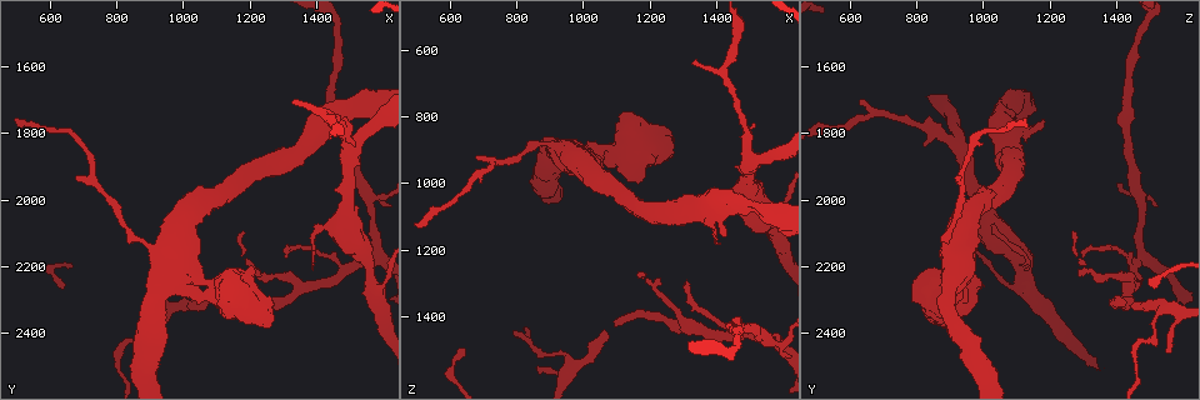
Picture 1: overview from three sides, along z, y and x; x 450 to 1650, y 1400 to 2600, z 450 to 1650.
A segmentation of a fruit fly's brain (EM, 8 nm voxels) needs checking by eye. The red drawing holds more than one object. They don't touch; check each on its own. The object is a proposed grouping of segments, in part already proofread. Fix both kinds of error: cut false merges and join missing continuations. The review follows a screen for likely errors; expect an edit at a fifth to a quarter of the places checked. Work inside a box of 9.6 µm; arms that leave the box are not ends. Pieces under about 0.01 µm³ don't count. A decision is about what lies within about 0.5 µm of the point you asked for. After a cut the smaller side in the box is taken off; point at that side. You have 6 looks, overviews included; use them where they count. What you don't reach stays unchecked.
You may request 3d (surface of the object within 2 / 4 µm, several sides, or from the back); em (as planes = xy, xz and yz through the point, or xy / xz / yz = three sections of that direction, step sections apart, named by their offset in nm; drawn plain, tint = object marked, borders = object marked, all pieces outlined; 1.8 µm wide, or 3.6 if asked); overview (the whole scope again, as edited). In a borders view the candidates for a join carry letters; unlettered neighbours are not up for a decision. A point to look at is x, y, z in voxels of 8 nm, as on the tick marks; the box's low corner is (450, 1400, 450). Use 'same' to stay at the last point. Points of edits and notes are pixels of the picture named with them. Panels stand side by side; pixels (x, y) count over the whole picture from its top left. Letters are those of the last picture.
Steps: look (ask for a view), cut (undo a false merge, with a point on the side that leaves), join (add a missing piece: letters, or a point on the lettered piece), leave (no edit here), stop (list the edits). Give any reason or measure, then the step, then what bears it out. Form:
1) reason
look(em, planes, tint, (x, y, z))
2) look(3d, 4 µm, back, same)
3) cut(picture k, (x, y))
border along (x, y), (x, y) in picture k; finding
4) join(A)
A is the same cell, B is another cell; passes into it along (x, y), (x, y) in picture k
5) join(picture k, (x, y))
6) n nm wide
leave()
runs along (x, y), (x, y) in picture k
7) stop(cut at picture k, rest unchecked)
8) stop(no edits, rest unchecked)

free end
look(em, planes, borders, (1080, 2310, 1440))

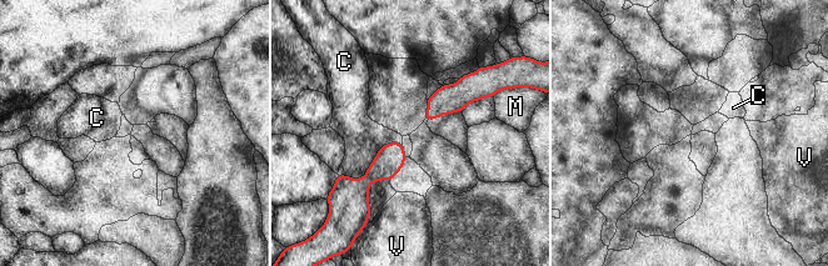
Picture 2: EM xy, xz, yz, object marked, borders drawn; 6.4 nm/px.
C touches over 460 nm
leave()
C, M and V are other cells; border along (402, 142), (338, 175) in picture 2; none of them fits

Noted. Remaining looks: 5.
look(3d, 4 µm, (870, 2460, 1570))

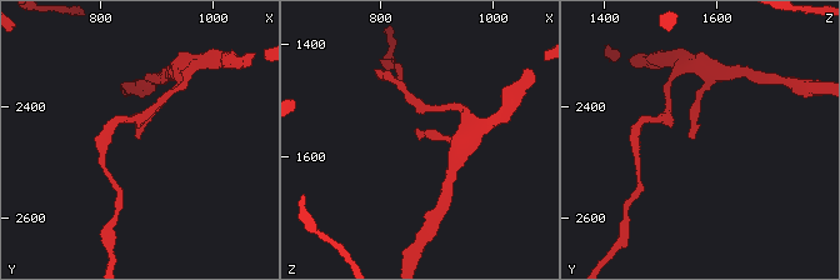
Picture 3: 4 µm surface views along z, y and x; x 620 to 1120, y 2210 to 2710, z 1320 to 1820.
look(em, planes, plain, (865, 2455, 1565))

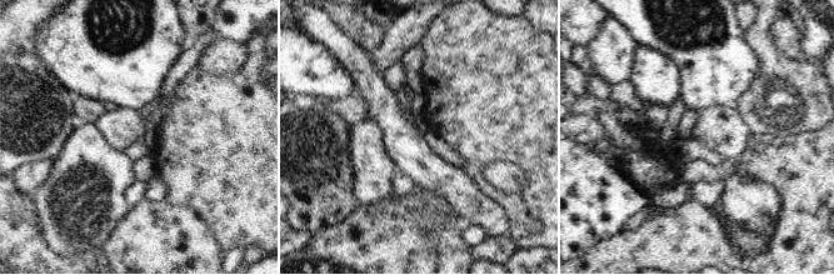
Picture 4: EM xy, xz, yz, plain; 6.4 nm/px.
look(em, planes, borders, same)

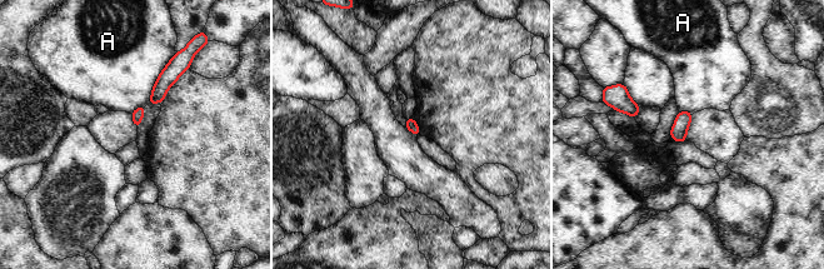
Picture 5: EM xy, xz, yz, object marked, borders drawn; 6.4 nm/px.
leave()
A is another cell; border along (169, 59), (154, 84), (148, 103) in picture 5; no lettered piece goes on from it

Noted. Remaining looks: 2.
sharp bend
look(3d, 4 µm, (1560, 2000, 1470))

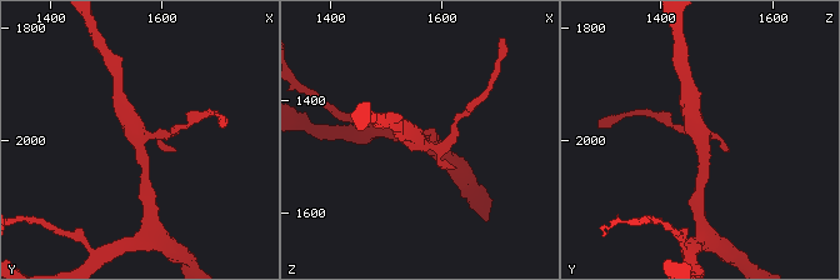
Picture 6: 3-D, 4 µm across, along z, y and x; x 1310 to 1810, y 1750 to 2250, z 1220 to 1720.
look(em, planes, borders, (1555, 1995, 1475))

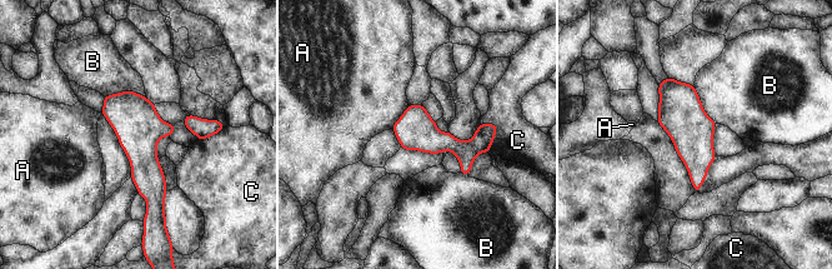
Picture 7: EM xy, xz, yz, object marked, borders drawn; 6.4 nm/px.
B touches over 280 nm
leave()
A, B and C are other cells; border along (104, 95), (131, 90), (146, 98) in picture 7; all the same cell

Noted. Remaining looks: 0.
stop(no edits, rest unchecked)

